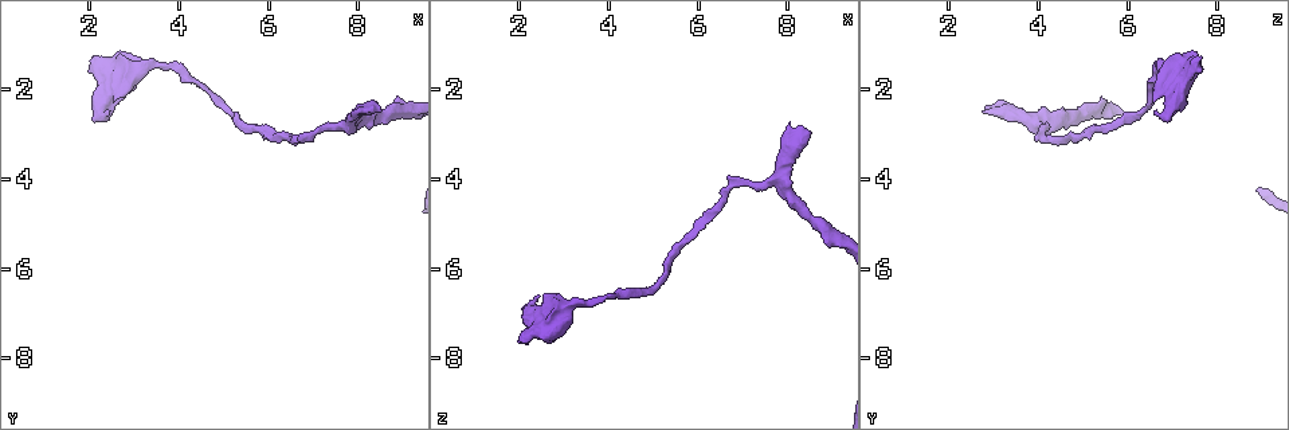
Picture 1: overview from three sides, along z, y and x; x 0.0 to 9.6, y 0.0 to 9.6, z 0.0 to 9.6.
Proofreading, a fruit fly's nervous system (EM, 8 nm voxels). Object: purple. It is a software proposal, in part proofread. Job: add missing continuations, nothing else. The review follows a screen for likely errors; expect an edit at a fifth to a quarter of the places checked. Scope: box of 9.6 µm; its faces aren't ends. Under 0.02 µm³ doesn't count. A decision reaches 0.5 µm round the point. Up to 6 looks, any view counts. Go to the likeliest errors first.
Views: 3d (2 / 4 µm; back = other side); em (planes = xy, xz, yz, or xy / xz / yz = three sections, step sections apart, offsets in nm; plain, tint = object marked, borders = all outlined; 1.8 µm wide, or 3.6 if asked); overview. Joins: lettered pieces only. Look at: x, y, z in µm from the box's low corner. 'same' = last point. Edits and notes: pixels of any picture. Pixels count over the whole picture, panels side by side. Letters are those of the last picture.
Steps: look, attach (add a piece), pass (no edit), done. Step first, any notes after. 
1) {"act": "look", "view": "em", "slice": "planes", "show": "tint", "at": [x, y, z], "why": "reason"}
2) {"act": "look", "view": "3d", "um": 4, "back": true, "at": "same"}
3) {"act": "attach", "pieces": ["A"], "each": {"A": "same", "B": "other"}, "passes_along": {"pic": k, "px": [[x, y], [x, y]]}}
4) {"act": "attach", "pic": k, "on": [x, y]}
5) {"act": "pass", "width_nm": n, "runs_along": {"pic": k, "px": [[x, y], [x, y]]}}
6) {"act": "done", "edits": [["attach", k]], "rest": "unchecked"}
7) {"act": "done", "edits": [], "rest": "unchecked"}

{"act": "look", "view": "em", "slice": "planes", "show": "borders", "at": [8.30, 2.45, 2.80], "why": "free end"}

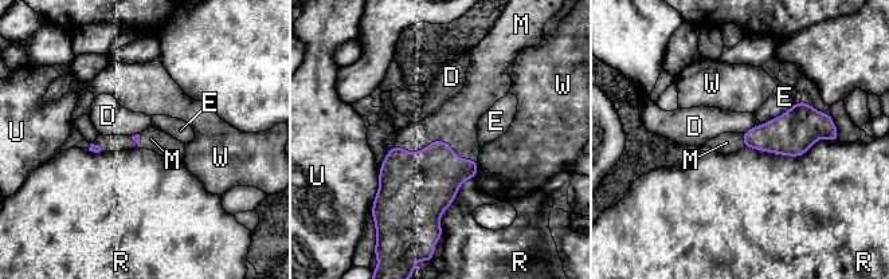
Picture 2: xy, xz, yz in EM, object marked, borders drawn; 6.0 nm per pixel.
{"act": "attach", "pieces": ["M"], "each": {"D": "other", "E": "other", "M": "same", "R": "other", "U": "other", "W": "other"}, "passes_along": {"pic": 2, "px": [[429, 180], [438, 140], [457, 122]]}, "found": "the neuron continues"}

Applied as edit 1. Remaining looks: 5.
{"act": "look", "view": "em", "slice": "xz", "step": 8, "show": "borders", "at": [2.50, 2.20, 6.60], "why": "thick end"}

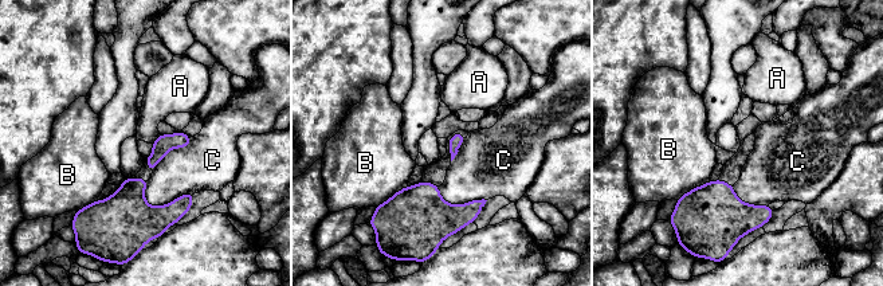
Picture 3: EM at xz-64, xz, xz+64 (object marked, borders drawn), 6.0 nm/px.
{"act": "look", "view": "em", "slice": "planes", "show": "borders", "at": "same"}

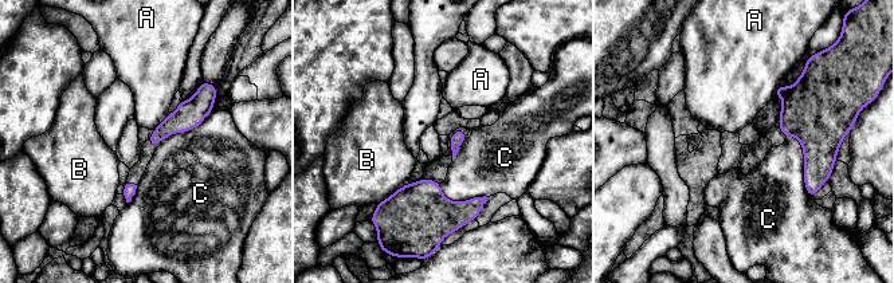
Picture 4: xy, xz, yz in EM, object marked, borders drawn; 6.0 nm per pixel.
{"act": "pass", "each": {"A": "other", "B": "other", "C": "other"}, "runs_along": {"pic": 4, "px": [[204, 89], [203, 97], [152, 141]]}, "found": "no lettered piece goes on from it"}

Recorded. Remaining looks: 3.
{"act": "look", "view": "em", "slice": "yz", "step": 4, "show": "borders", "at": [6.90, 3.05, 4.10], "why": "sharp bend"}

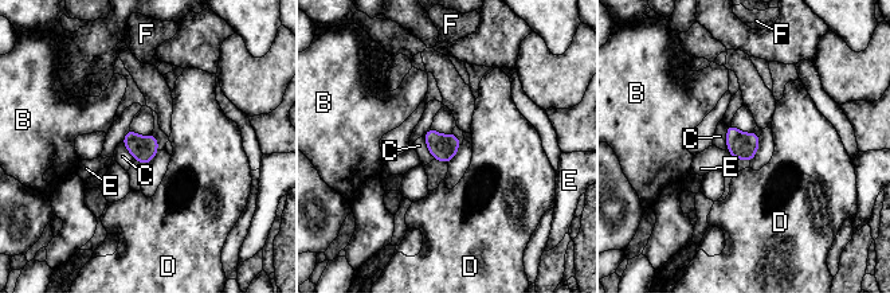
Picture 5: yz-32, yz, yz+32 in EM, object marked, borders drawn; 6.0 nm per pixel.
{"act": "pass", "width_nm": 160, "each": {"B": "other", "C": "other", "D": "other", "E": "other", "F": "other"}, "border": {"pic": 5, "px": [[422, 137], [434, 159]]}, "found": "no lettered piece goes on from it"}

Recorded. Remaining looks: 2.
{"act": "done", "edits": [["attach", 2]], "rest": "unchecked"}

